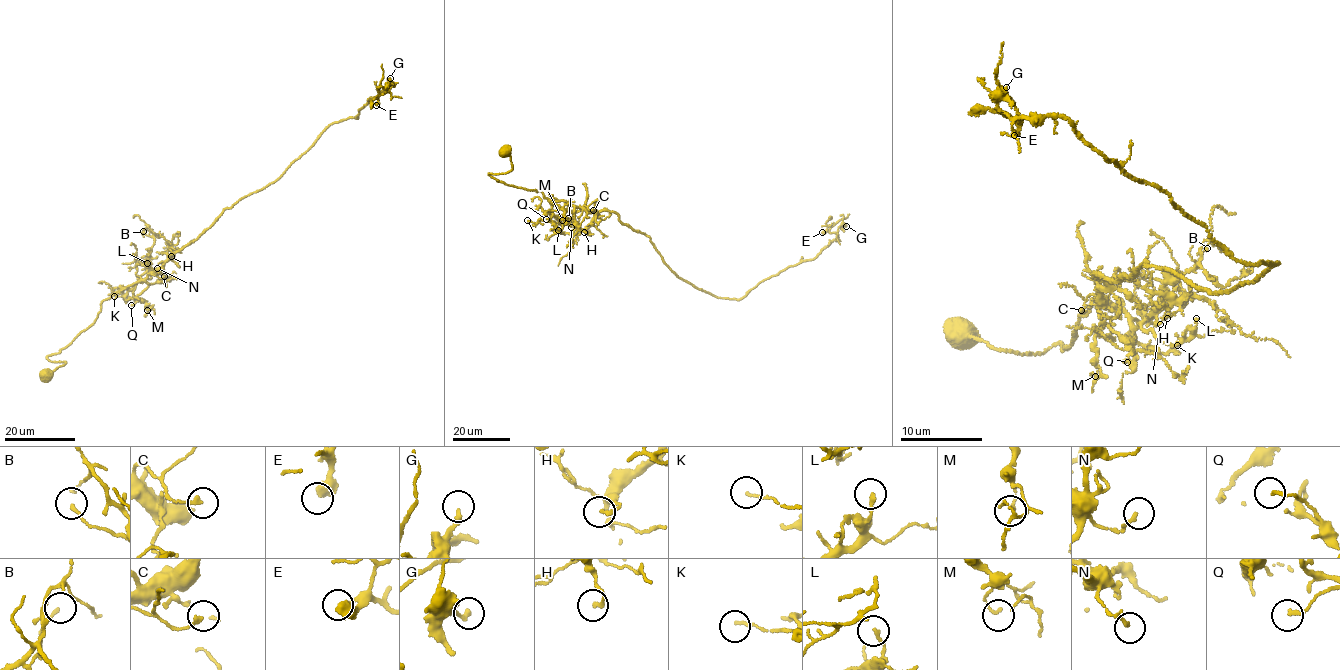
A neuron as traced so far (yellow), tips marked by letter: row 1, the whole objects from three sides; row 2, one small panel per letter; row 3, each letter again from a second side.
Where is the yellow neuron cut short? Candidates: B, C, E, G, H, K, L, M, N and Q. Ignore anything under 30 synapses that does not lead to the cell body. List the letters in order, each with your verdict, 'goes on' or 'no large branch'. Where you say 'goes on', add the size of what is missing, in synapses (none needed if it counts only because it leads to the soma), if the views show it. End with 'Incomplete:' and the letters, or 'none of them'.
B: no large branch
C: no large branch
E: goes on; 35 synapses
G: no large branch
H: no large branch
K: no large branch
L: no large branch
M: no large branch
N: no large branch
Q: no large branch
Incomplete: E

